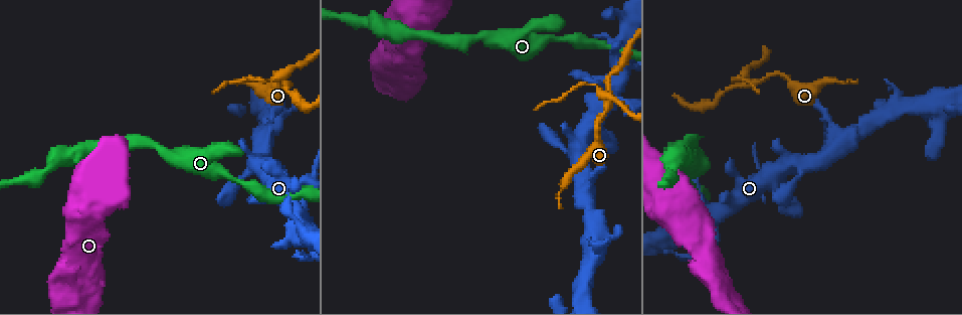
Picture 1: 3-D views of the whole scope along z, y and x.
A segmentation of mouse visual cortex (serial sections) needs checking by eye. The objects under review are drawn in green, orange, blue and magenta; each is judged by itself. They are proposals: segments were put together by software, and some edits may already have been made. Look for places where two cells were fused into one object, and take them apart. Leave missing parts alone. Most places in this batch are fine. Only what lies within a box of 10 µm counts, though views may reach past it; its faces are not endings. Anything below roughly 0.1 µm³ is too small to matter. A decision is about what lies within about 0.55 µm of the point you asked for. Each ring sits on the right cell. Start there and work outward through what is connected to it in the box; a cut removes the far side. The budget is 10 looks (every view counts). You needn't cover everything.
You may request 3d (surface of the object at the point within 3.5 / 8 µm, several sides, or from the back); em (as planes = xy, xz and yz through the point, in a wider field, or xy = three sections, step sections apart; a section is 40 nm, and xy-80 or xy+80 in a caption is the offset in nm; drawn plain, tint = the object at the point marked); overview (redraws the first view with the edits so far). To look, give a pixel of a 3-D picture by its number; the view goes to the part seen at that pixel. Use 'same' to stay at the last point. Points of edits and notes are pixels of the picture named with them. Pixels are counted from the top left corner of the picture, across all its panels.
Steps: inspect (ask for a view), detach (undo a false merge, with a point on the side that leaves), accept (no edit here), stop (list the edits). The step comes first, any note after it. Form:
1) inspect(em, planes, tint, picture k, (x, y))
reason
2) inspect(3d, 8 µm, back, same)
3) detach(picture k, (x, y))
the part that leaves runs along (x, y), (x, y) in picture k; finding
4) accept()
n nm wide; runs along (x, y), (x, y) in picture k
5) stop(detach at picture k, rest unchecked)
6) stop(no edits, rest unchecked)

inspect(3d, 8 µm, picture 1, (240, 184))
a narrow waist

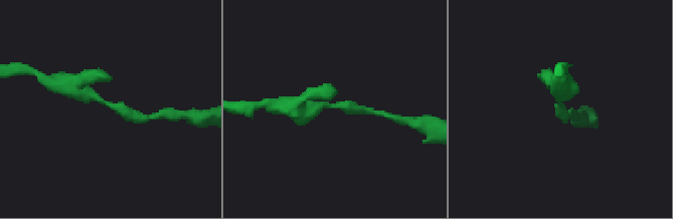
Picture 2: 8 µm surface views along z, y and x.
inspect(em, xy, step 1, tint, same)
arms of 400, 450 nm; now the EM

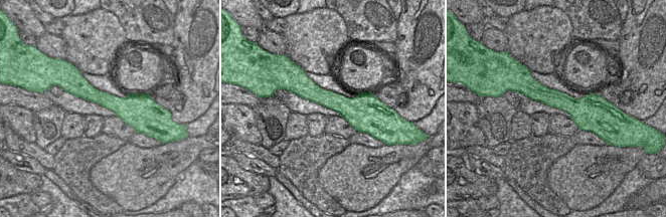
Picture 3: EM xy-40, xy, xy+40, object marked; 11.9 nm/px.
accept()
runs along (83, 93), (135, 117) in picture 2; all the same cell

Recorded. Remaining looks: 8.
inspect(3d, 3.5 µm, picture 1, (573, 153))
three arms meet

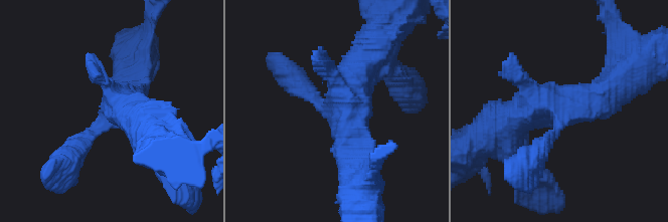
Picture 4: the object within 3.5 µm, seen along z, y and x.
inspect(em, xy, step 1, tint, picture 4, (110, 112))

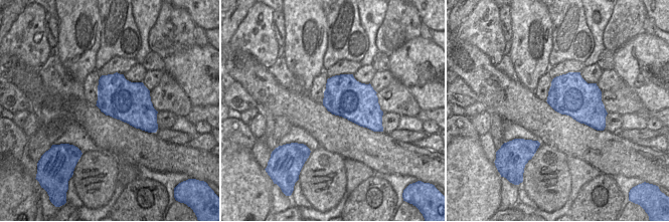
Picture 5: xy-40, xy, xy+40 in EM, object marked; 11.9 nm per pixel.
accept()
runs along (500, 129), (619, 85) in picture 4; continuous, no second cell

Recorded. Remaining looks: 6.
inspect(3d, 8 µm, picture 1, (578, 288))

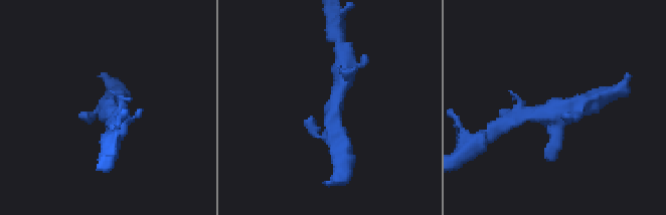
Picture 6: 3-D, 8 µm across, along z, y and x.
inspect(3d, 3.5 µm, same)
zoom in

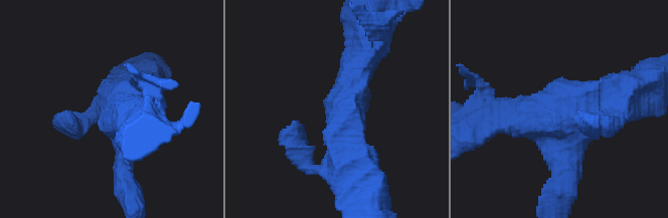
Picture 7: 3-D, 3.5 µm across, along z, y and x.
inspect(em, xy, step 5, tint, picture 7, (114, 119))

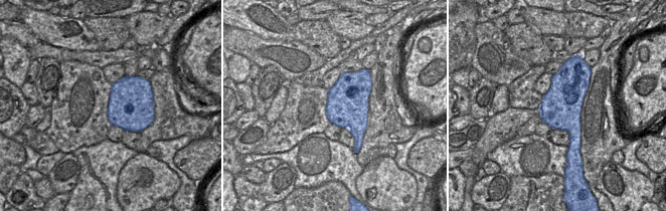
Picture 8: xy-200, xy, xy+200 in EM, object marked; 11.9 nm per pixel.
accept()
500 nm wide; runs along (498, 124), (614, 92) in picture 7; all the same cell

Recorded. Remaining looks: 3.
inspect(3d, 3.5 µm, picture 1, (285, 86))
narrows sharply

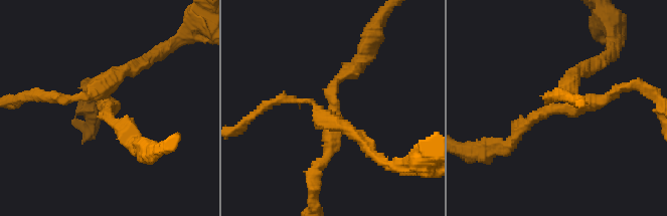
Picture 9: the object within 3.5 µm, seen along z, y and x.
inspect(em, xy, step 2, tint, picture 9, (578, 110))
now the EM

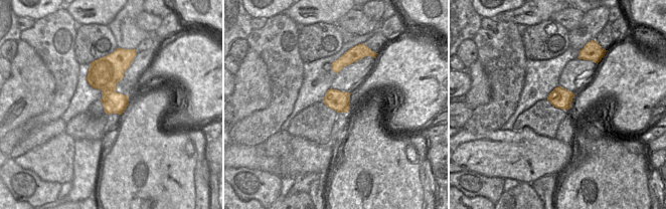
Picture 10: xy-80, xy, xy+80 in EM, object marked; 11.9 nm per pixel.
detach(picture 9, (122, 68))
border along (101, 89), (114, 91) in picture 10; a second cell is stuck on

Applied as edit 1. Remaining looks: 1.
stop(detach at picture 9, rest unchecked)

